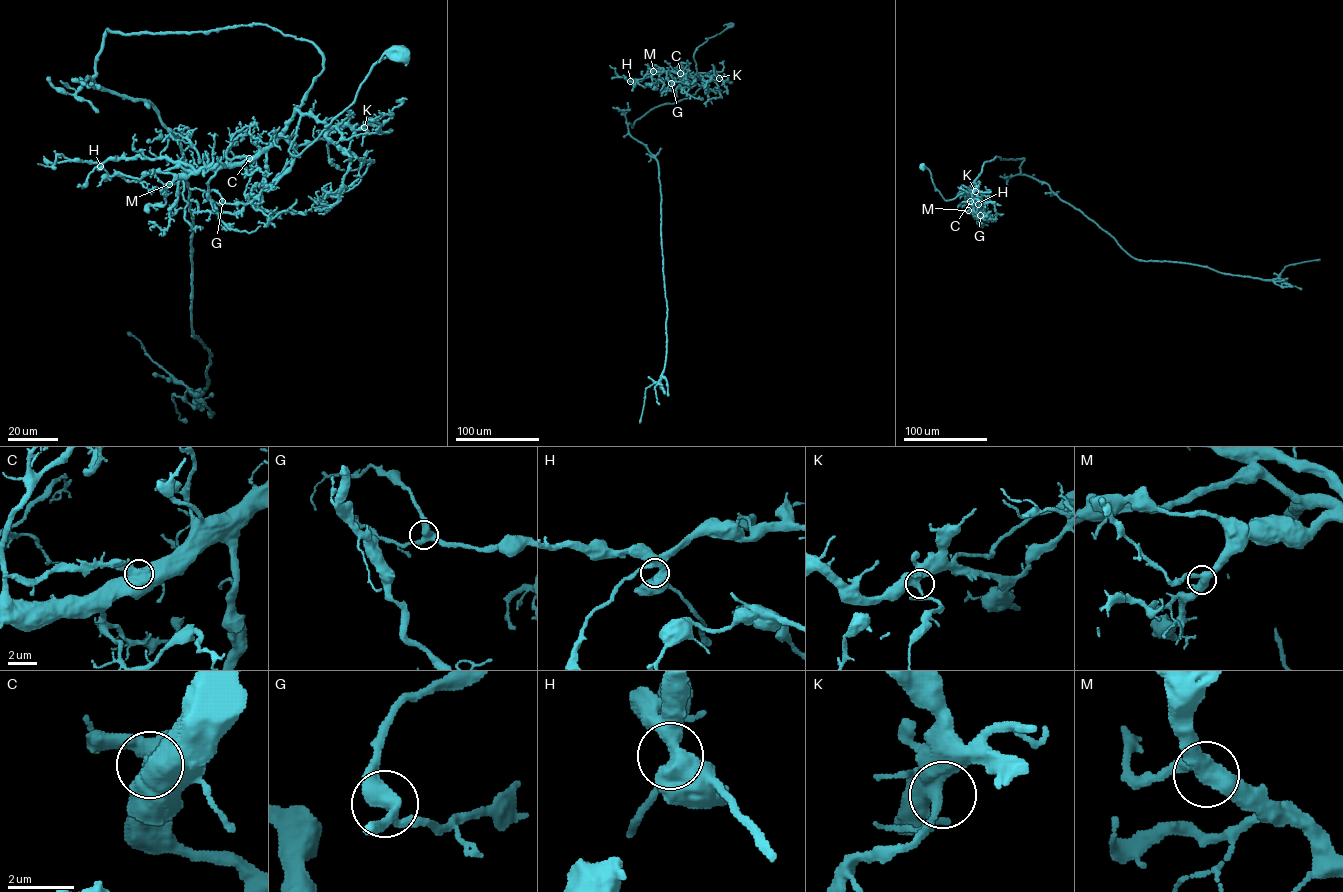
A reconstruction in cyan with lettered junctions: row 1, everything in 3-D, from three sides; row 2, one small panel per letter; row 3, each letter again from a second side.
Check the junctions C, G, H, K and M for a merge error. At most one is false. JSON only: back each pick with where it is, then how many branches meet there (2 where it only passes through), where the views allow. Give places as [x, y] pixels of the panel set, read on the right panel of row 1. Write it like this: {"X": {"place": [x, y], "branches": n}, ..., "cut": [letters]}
{"C": {"place": [970, 201], "branches": 3}, "cut": ["C"]}

